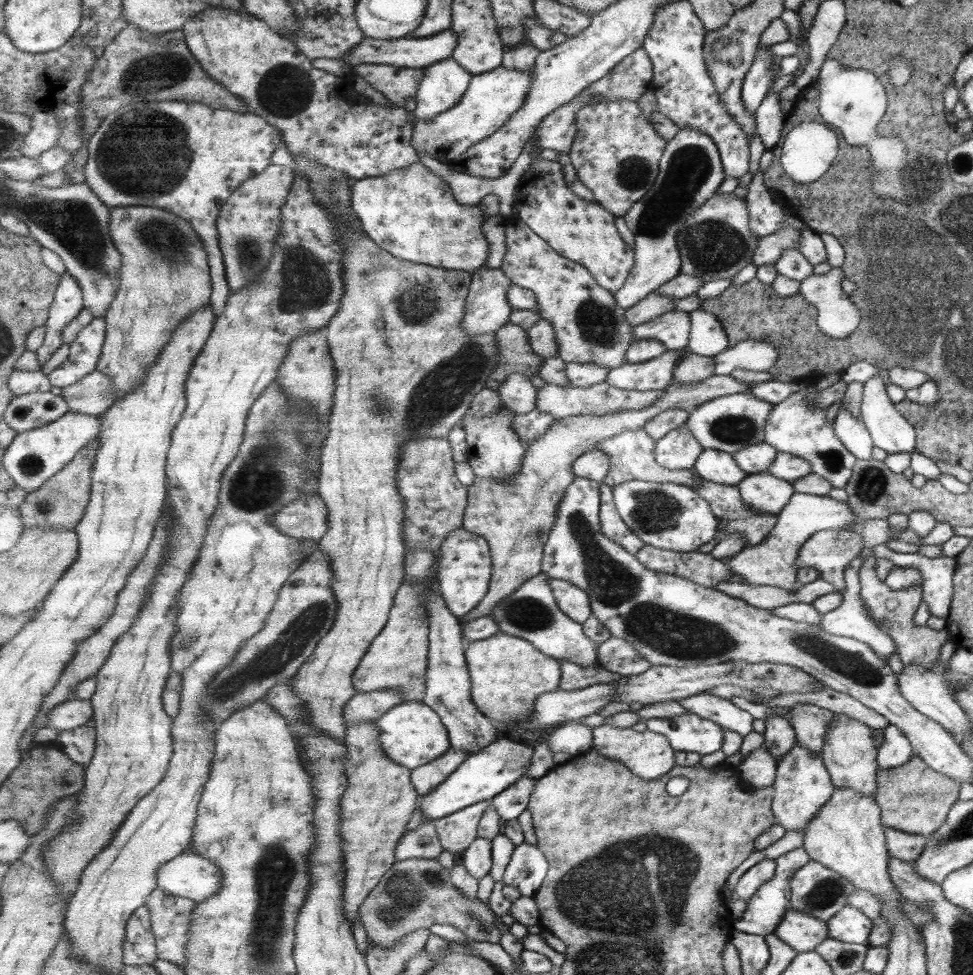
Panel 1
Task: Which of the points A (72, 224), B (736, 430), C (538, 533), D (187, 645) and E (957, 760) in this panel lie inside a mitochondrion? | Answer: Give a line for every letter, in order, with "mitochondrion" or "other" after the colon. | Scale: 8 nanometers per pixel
A: mitochondrion
B: mitochondrion
C: mitochondrion
D: mitochondrion
E: other

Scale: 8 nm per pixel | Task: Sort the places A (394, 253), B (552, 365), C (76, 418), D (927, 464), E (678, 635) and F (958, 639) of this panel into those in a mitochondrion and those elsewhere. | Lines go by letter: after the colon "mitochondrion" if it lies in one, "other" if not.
A: other
B: other
C: other
D: other
E: mitochondrion
F: other

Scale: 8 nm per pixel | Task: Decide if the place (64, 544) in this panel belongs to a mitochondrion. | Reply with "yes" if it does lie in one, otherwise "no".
no

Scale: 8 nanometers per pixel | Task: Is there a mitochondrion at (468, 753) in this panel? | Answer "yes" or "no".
no

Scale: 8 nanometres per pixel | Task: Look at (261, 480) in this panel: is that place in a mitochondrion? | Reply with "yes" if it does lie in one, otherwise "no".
yes

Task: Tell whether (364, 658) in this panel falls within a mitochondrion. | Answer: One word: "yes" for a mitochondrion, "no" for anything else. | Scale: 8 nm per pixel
no

